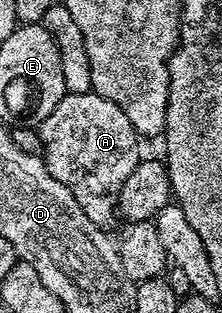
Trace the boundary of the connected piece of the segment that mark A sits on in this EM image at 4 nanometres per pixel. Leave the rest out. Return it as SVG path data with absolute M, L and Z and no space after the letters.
M93 90L73 95L65 93L58 101L58 105L54 105L50 117L46 117L38 124L38 132L42 158L44 164L48 166L48 171L58 181L62 181L62 185L66 185L70 193L74 193L78 205L86 213L93 228L100 229L112 218L117 218L116 196L120 193L121 184L138 162L138 154L136 155L138 136L134 125L130 125L130 117L122 113L117 103L97 95Z

